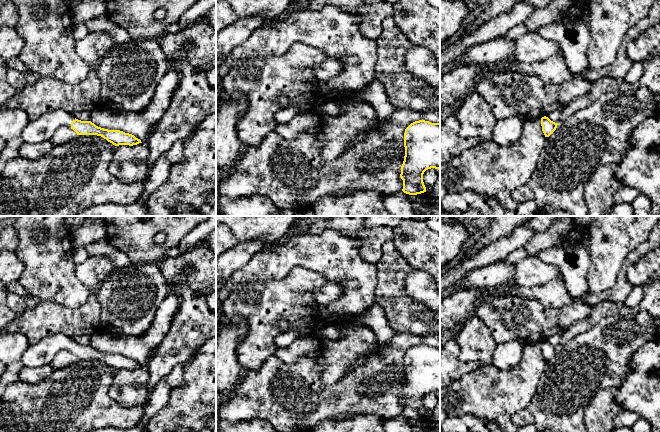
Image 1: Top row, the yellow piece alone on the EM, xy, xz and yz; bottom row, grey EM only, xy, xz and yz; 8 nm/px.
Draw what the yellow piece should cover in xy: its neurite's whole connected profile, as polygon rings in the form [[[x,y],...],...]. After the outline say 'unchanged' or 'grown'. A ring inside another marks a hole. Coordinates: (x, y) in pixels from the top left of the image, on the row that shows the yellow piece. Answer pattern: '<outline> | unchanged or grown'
[[[54,110],[30,120],[21,133],[23,142],[39,143],[50,140],[56,130],[61,126],[73,129],[77,135],[97,135],[106,139],[115,146],[137,145],[142,143],[134,135],[120,130],[108,130],[96,126],[91,121],[81,121],[64,110]]] | grown

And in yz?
[[[548,117],[541,118],[542,131],[545,137],[549,137],[557,128],[557,123],[551,121]]] | unchanged

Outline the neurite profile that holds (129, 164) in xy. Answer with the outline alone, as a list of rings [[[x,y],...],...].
[[[147,143],[115,146],[108,171],[124,183],[144,182],[148,175]]]

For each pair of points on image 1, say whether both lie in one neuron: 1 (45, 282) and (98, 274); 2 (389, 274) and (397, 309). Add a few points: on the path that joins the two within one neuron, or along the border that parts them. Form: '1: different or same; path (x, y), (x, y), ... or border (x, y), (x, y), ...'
1: different; border (75, 264), (76, 277), (90, 289)
2: same; path (390, 283), (390, 294), (394, 300)

